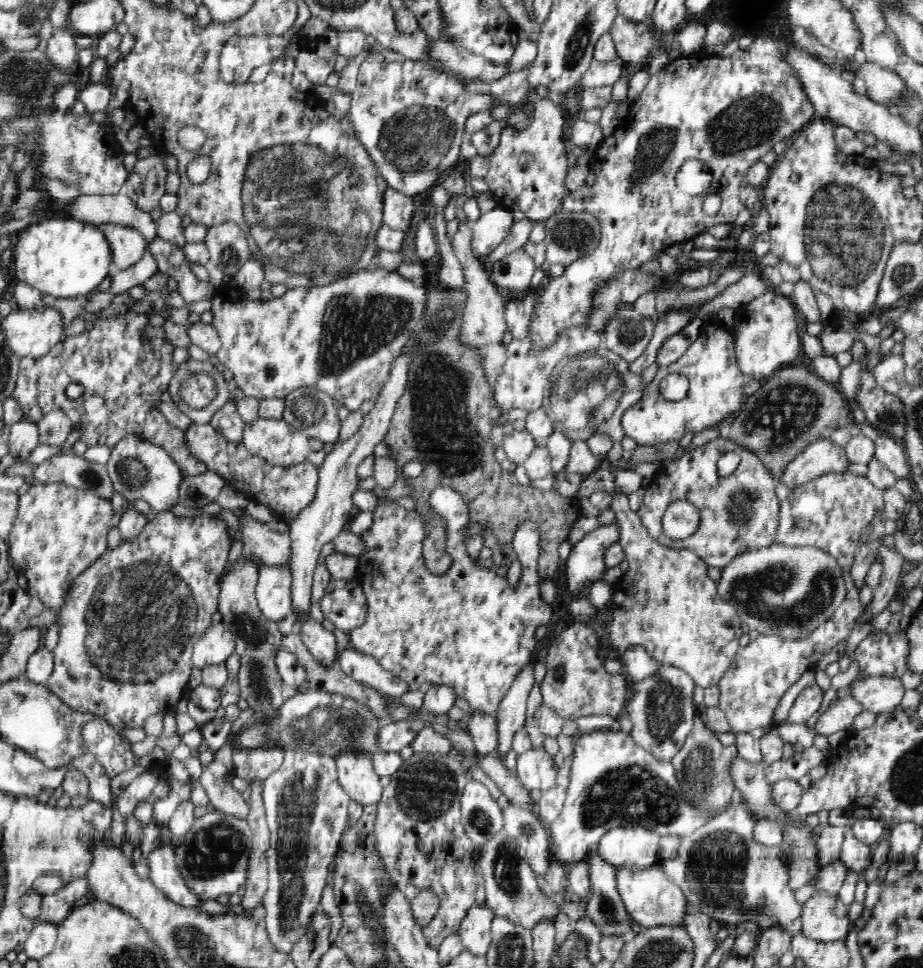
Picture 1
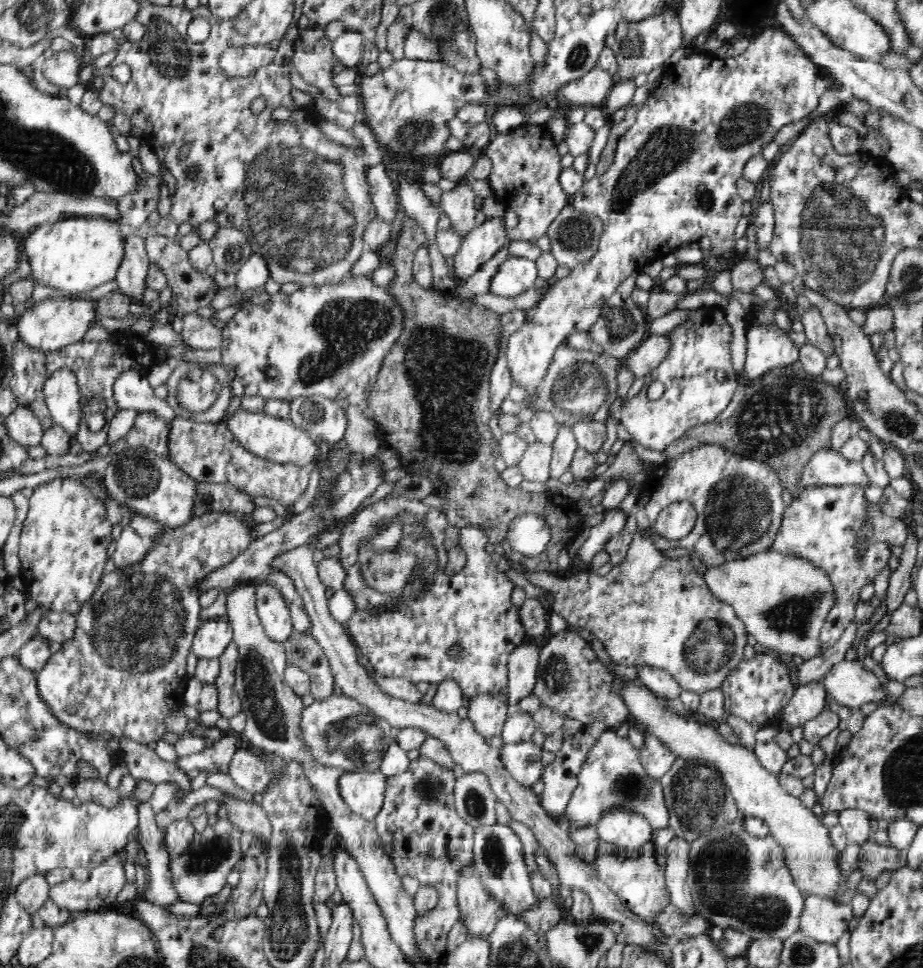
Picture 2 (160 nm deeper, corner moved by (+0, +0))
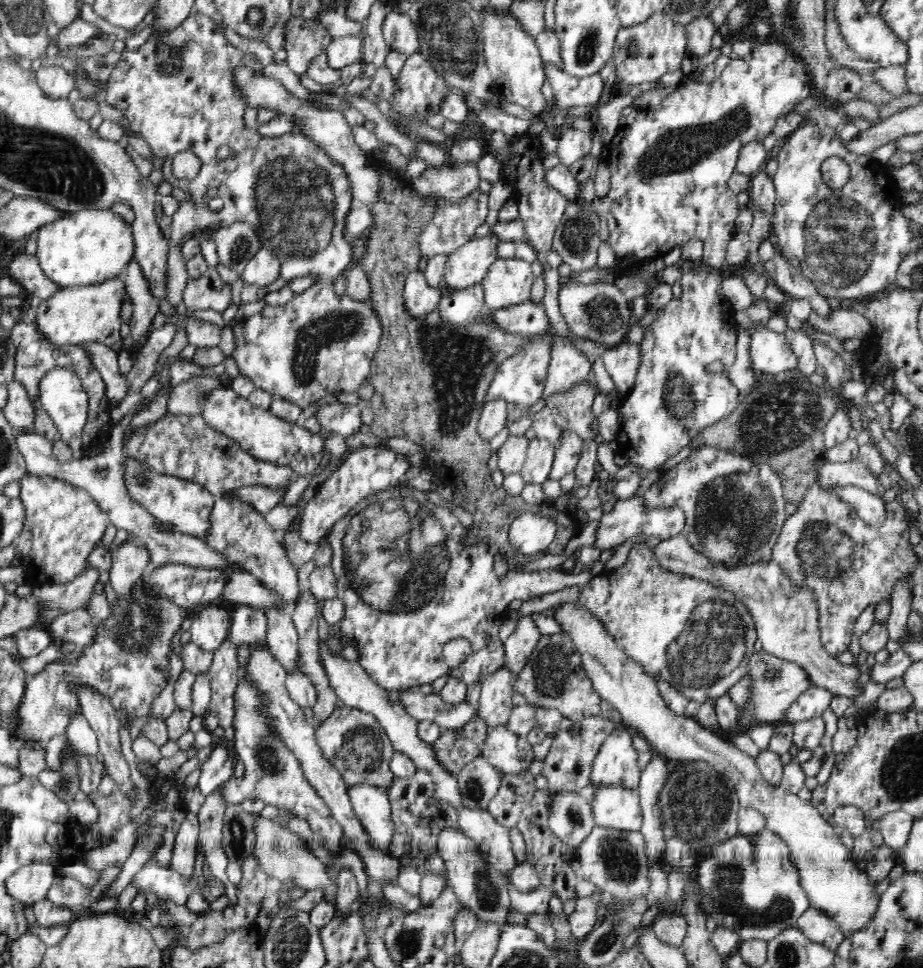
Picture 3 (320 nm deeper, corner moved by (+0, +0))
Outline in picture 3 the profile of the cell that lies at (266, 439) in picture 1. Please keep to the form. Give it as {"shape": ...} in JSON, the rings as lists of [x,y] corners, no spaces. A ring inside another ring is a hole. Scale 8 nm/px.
{"shape":[[[232,387],[217,389],[201,395],[202,417],[218,432],[235,440],[244,452],[250,453],[258,460],[273,461],[278,465],[289,465],[296,472],[306,476],[316,472],[326,449],[320,433],[314,434],[303,427],[301,422],[290,422],[276,416],[270,410],[255,407],[247,398],[240,397]]]}

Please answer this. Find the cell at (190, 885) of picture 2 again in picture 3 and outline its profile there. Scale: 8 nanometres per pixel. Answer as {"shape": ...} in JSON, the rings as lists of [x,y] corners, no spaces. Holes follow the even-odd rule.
{"shape":[[[152,860],[134,874],[131,884],[137,890],[154,892],[160,899],[171,899],[177,905],[185,905],[188,896],[198,887],[197,877],[193,872],[190,880],[184,880],[170,866],[163,867]]]}

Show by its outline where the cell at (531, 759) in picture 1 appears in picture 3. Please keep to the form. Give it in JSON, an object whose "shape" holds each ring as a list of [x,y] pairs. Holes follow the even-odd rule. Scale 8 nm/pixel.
{"shape":[[[507,725],[493,726],[487,728],[487,736],[481,747],[480,756],[483,756],[497,771],[516,774],[528,769],[534,761],[532,746],[526,737],[510,731]]]}

